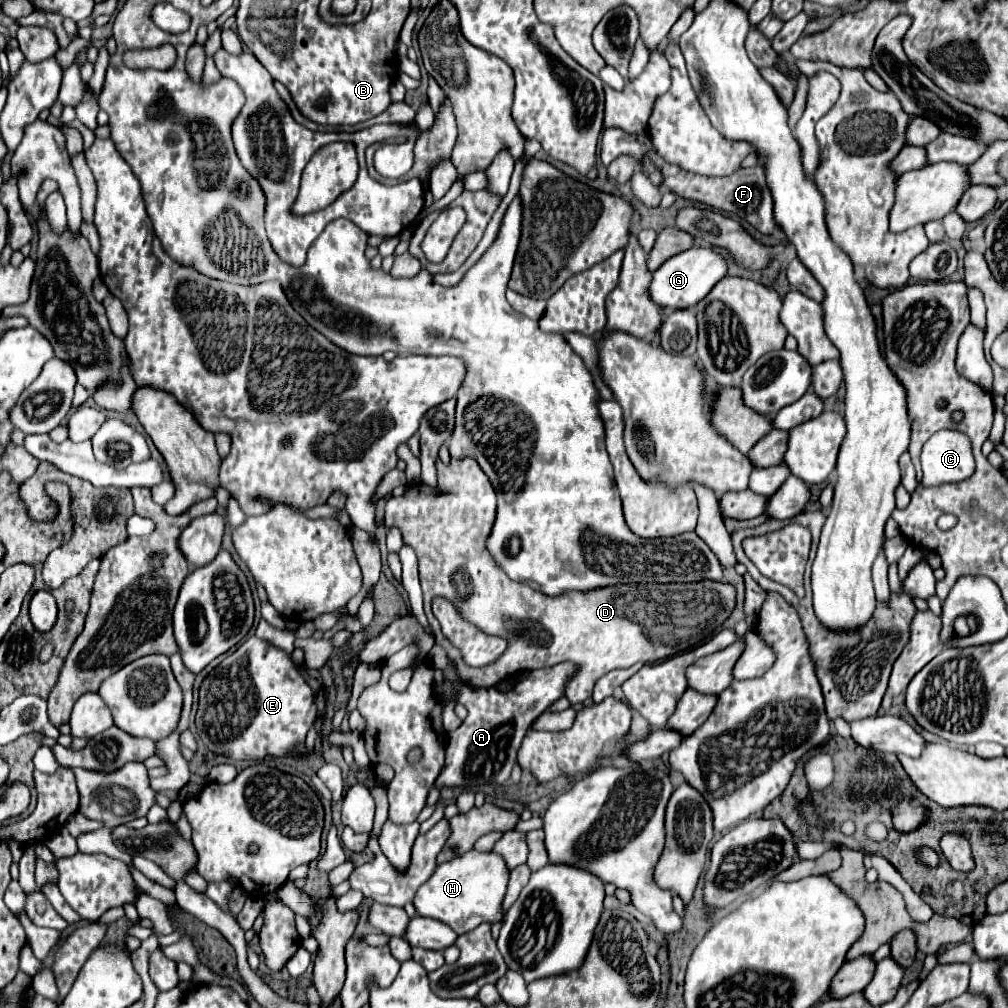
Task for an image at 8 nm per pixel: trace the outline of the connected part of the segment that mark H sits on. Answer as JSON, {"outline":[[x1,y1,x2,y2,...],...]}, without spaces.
{"outline":[[467,851,465,855,437,865,429,881,419,887,413,905,417,915,439,919,447,923,457,935,463,935,481,923,495,923,503,919,501,901,507,891,507,879,509,869,499,855]]}

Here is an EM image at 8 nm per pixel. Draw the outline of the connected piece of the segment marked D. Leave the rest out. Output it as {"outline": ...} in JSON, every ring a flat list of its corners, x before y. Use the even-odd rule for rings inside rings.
{"outline":[[453,459,451,465,443,465,441,461,437,461,437,473,439,473,439,487,437,487,437,491,435,491,435,489,431,491,431,487,427,487,427,485,415,485,415,487,411,487,405,495,401,495,401,497,393,497,393,495,387,497,387,501,385,501,385,525,387,525,387,527,391,527,391,525,399,527,401,533,403,533,403,543,407,543,407,545,411,545,411,547,415,549,417,559,419,559,419,579,421,579,421,589,423,589,425,615,427,615,429,625,431,625,431,629,433,629,435,643,441,645,441,647,445,647,447,657,455,659,457,677,459,677,463,683,471,685,471,687,489,689,489,687,495,687,497,683,501,683,503,679,511,677,511,675,515,675,515,673,521,673,523,669,539,669,539,667,551,667,551,665,561,663,561,661,573,661,573,663,579,665,579,671,577,671,577,675,573,677,573,681,569,681,565,695,567,695,567,699,571,701,571,705,581,705,581,703,585,703,585,701,591,699,591,693,593,693,593,687,595,687,597,679,601,679,603,675,607,675,607,673,613,671,613,669,627,669,627,667,635,665,637,661,641,661,641,663,665,661,665,659,669,659,669,657,673,657,673,655,679,655,679,653,683,653,683,651,687,651,687,649,699,647,699,643,705,643,707,639,711,639,711,637,717,633,717,629,721,629,721,625,729,619,729,615,731,615,731,611,733,611,733,607,735,607,735,595,737,595,737,593,735,593,735,587,729,585,729,583,723,583,723,581,669,583,669,585,659,585,659,583,657,583,657,585,613,585,613,587,595,589,595,591,587,591,587,593,563,593,563,595,559,595,559,597,547,597,545,593,535,591,535,589,531,589,529,585,515,583,515,581,511,581,511,579,495,565,495,561,491,559,489,551,485,549,485,539,489,537,487,533,491,533,491,525,493,525,493,521,495,521,495,491,493,491,493,487,491,487,487,475,479,469,479,465,477,465,475,459,463,459,463,461],[435,597,445,597,445,599,449,599,449,601,459,609,461,617,465,617,467,621,471,621,471,625,475,625,475,627,481,629,483,633,497,635,497,637,505,637,511,645,507,647,507,651,503,653,503,657,501,657,495,665,489,665,489,667,483,667,483,669,471,669,471,667,467,667,461,659,457,659,457,651,453,651,453,647,449,645,449,641,445,639,445,635,439,631,439,623,437,623,435,615,429,615,429,613,431,613,429,609,431,609,431,603,433,603]]}

